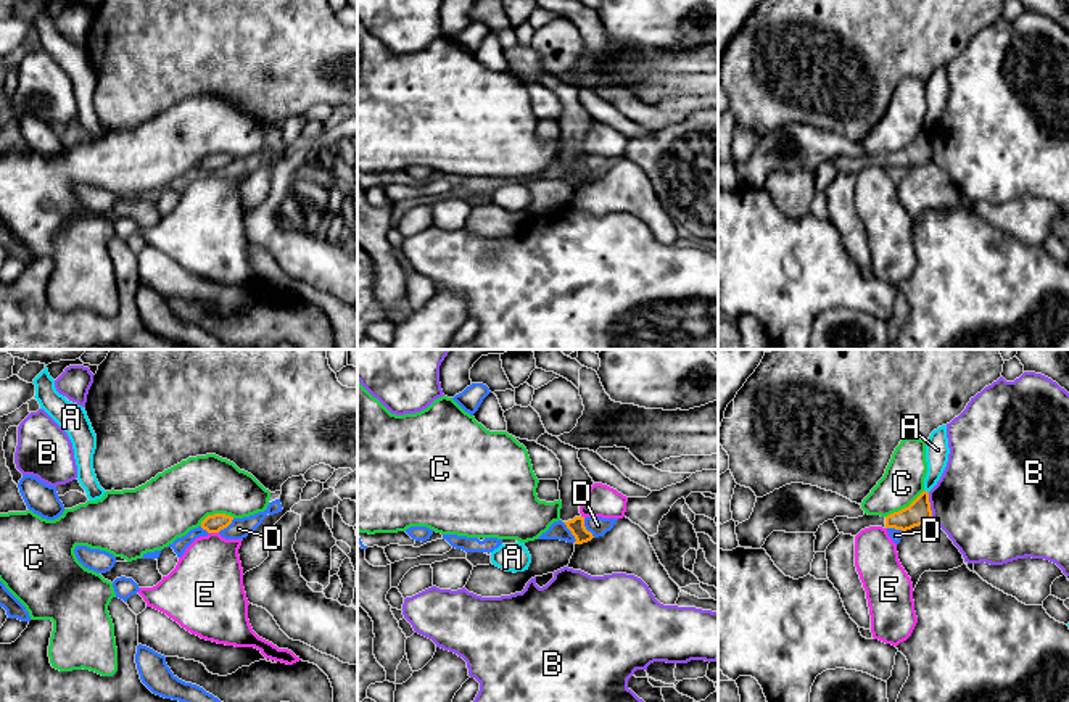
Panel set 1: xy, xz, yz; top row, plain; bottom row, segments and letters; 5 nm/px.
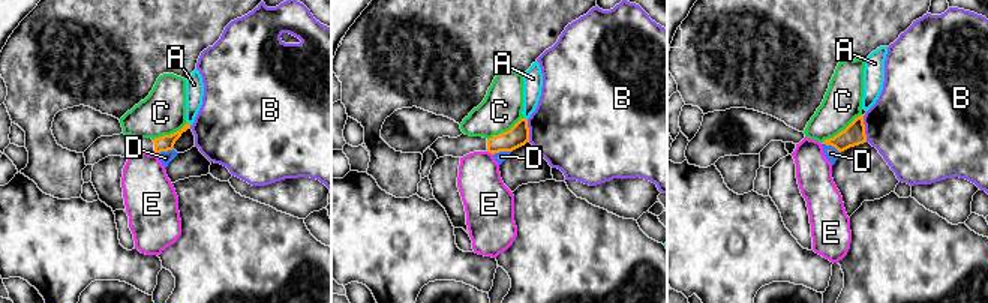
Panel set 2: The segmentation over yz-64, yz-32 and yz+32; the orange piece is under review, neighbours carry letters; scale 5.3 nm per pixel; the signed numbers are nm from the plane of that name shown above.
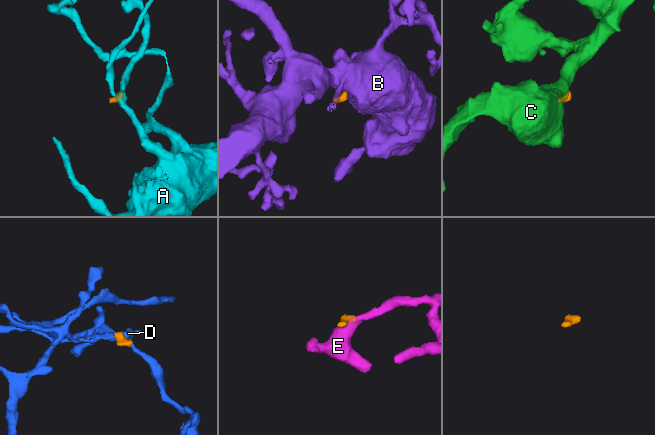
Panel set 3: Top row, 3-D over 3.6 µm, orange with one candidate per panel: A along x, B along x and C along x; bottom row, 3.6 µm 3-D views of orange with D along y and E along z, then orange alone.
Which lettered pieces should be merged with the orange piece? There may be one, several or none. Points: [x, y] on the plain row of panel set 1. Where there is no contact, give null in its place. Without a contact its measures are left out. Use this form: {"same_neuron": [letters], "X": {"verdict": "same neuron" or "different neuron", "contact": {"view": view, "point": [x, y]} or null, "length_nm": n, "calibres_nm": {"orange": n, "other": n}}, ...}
{"same_neuron": [], "A": {"verdict": "different neuron", "contact": {"view": "yz", "point": [926, 131]}, "length_nm": 30, "calibres_nm": {"orange": 120, "other": 120}}, "B": {"verdict": "different neuron", "contact": {"view": "yz", "point": [929, 145]}, "length_nm": 140, "calibres_nm": {"orange": 120, "other": 460}}, "C": {"verdict": "different neuron", "contact": {"view": "yz", "point": [905, 147]}, "length_nm": 240, "calibres_nm": {"orange": 120, "other": 200}}, "D": {"verdict": "different neuron", "contact": {"view": "xz", "point": [585, 168]}, "length_nm": 110, "calibres_nm": {"orange": 80, "other": 90}}, "E": {"verdict": "different neuron", "contact": {"view": "xy", "point": [214, 171]}, "length_nm": 50, "calibres_nm": {"orange": 100, "other": 360}}}

